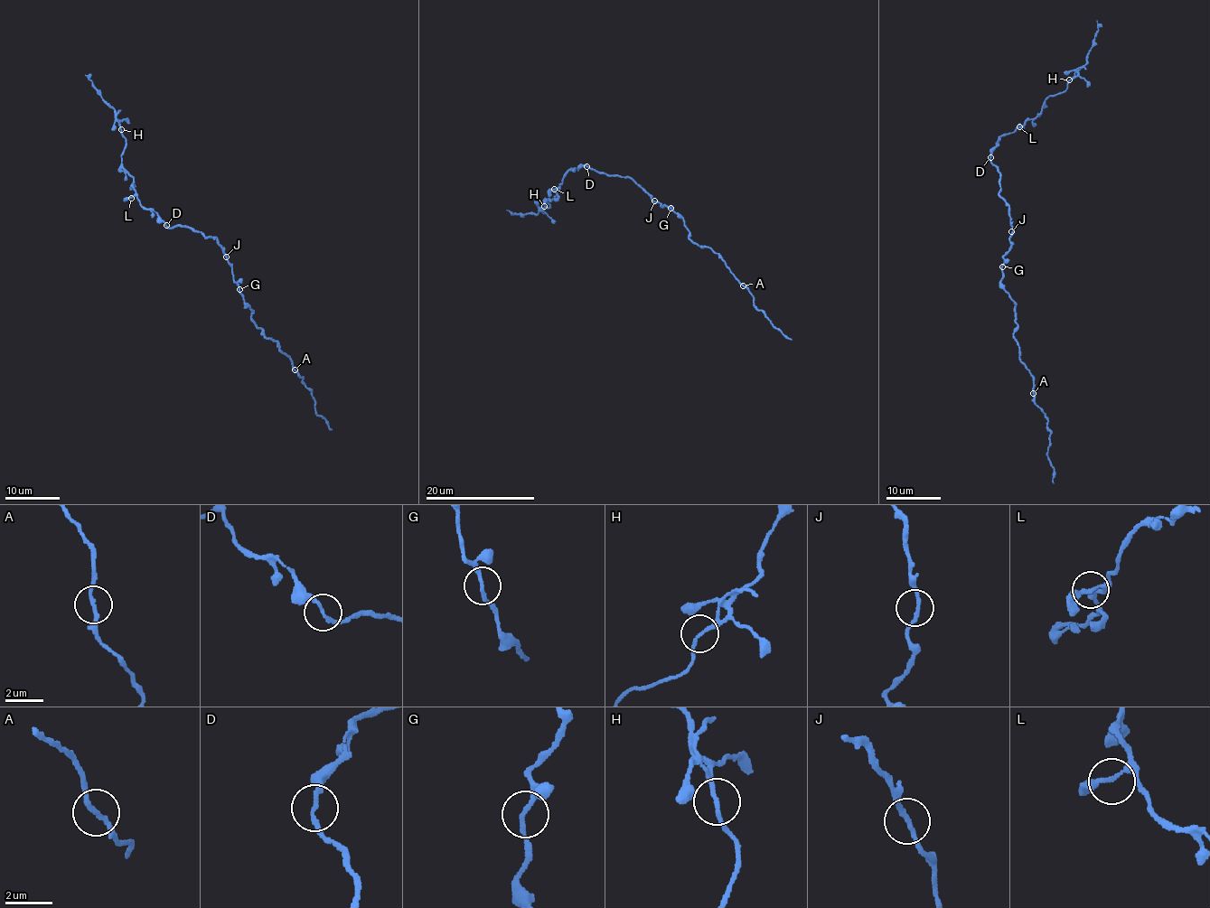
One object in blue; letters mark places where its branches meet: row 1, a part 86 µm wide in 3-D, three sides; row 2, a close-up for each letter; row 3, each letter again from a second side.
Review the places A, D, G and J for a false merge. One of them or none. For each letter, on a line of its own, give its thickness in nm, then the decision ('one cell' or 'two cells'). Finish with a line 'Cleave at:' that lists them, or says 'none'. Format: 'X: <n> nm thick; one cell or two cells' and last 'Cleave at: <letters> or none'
A: 180 nm thick; one cell
D: 170 nm thick; one cell
G: 180 nm thick; one cell
J: 180 nm thick; one cell
Cleave at: none

